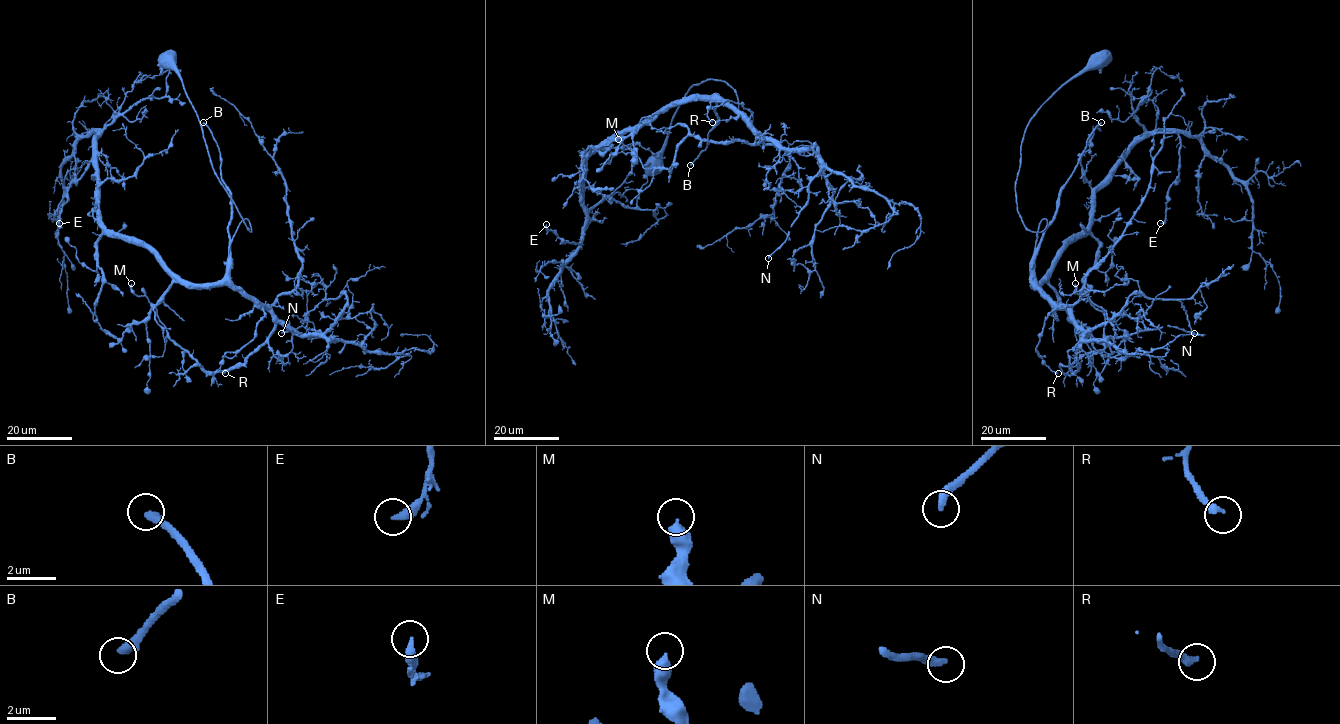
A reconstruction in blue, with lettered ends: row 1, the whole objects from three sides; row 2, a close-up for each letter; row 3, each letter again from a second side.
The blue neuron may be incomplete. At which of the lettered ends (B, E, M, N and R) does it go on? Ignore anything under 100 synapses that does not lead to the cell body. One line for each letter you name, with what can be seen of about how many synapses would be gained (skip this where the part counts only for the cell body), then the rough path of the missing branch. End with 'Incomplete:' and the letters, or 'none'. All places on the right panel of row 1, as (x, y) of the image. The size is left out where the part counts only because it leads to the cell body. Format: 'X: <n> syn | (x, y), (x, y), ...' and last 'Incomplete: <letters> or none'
B: 130 syn | (1101, 122), (1109, 114), (1148, 114), (1193, 126), (1233, 100), (1253, 102), (1285, 128)
Incomplete: B

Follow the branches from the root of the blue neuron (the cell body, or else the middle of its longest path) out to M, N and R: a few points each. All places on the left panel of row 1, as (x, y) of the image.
M: (167, 58), (251, 227), (232, 239), (229, 279), (274, 327), (244, 363), (207, 371), (131, 283)
N: (167, 58), (251, 227), (232, 239), (229, 279), (333, 340), (281, 333)
R: (167, 58), (214, 174), (251, 227), (244, 218), (232, 239), (229, 279), (264, 315), (224, 355), (225, 373)

